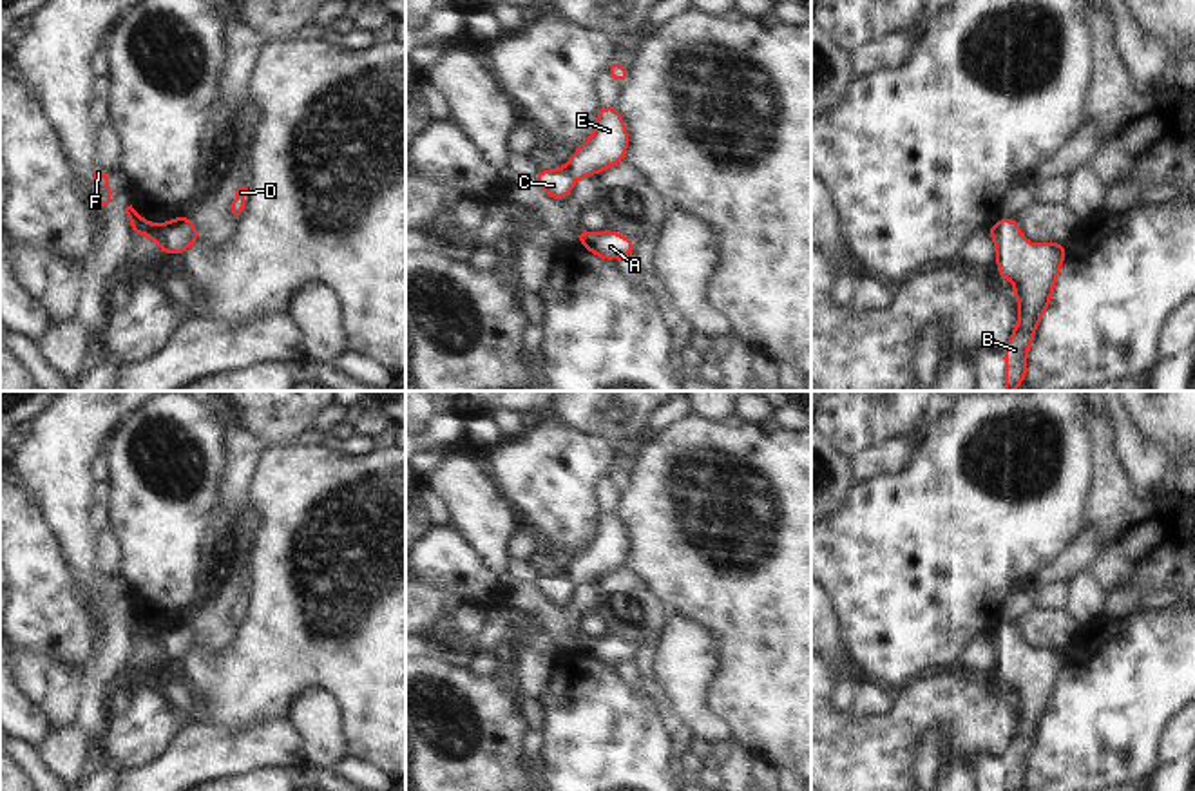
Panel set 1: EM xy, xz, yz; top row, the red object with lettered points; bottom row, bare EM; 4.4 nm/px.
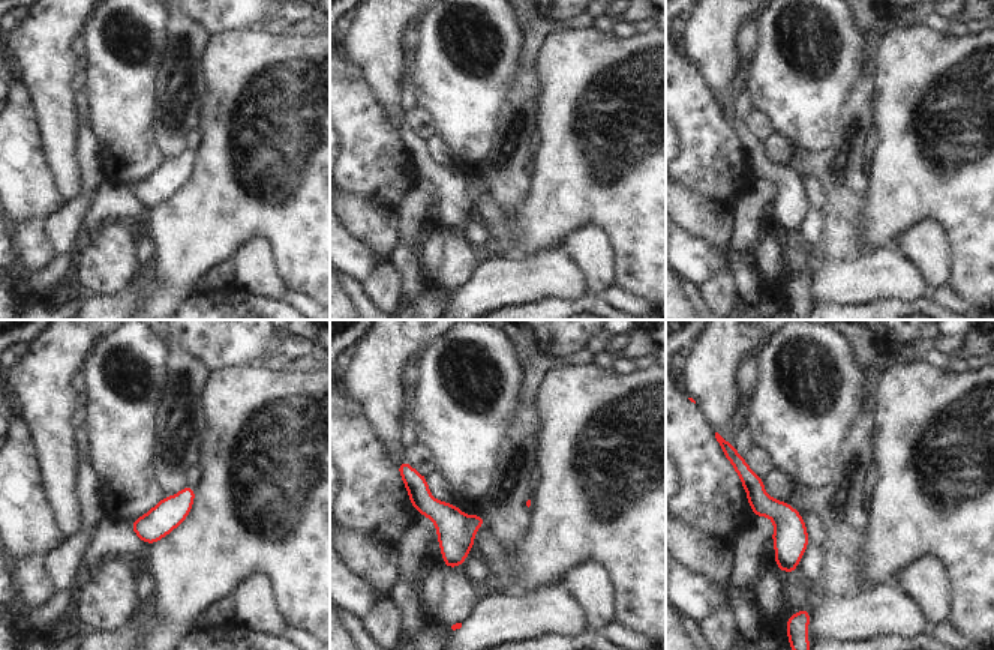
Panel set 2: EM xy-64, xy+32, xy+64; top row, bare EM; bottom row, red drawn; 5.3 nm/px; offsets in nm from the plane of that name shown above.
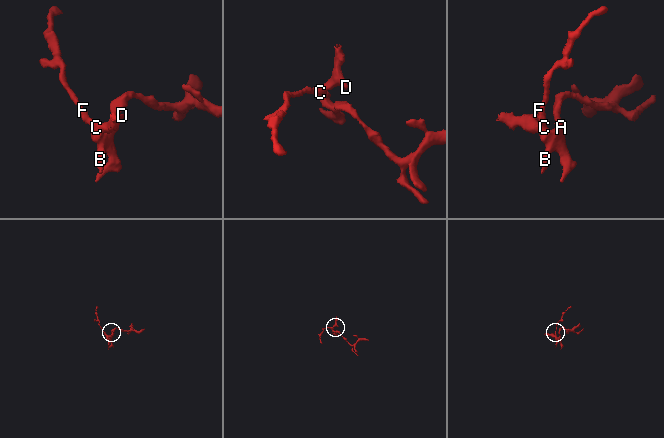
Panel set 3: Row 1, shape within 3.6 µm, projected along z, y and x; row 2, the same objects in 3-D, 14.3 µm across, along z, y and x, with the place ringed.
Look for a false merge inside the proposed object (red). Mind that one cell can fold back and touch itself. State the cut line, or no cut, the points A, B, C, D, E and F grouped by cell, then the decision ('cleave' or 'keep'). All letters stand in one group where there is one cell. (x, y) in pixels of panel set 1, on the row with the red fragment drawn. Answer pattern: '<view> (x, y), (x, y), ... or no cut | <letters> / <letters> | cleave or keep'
xy (160, 225), (165, 250) | A B C F / D E | cleave

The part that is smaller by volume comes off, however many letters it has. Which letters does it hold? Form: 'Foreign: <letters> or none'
Foreign: D, E

